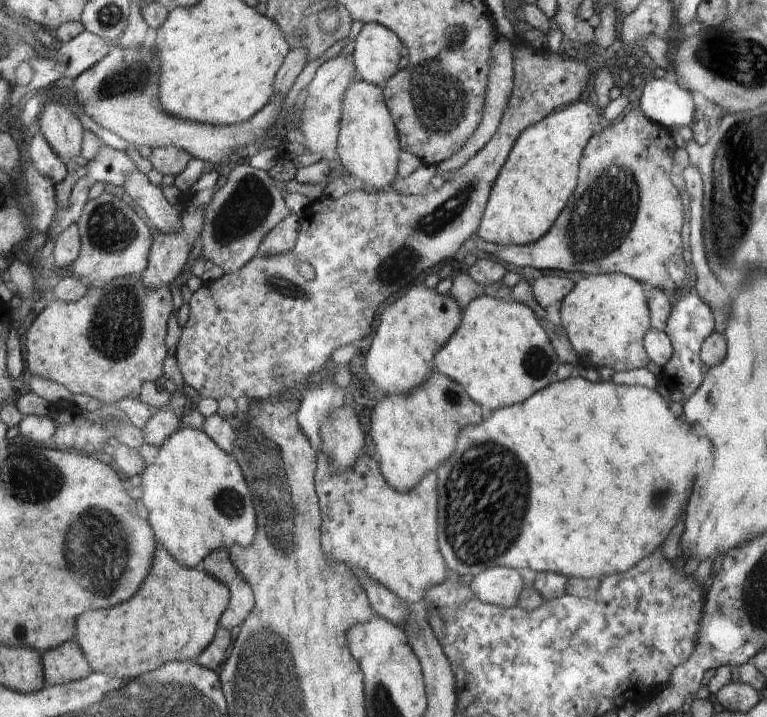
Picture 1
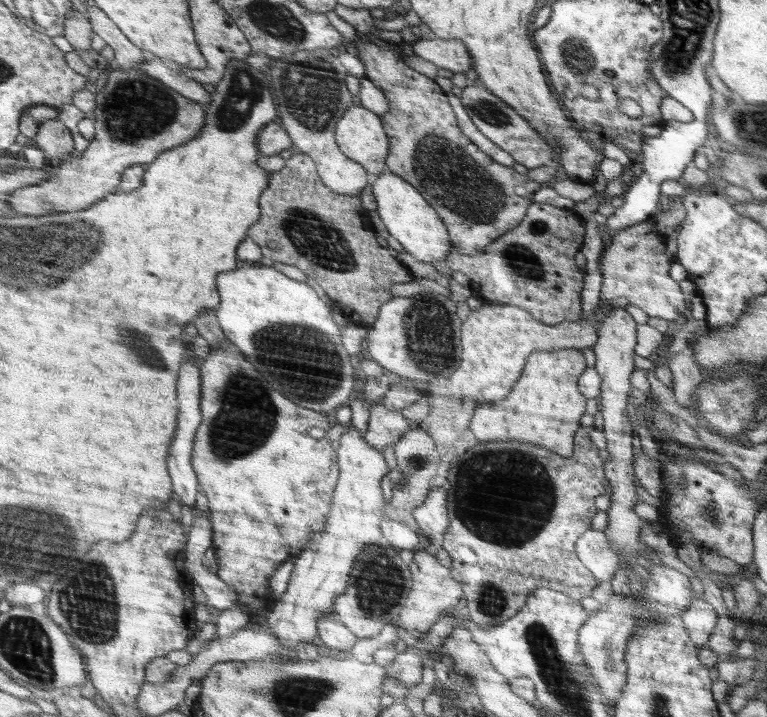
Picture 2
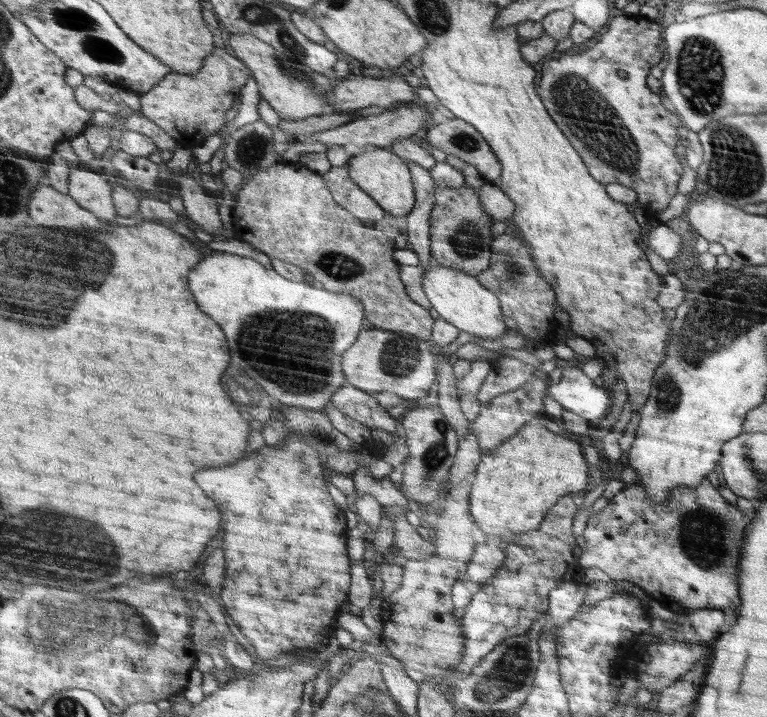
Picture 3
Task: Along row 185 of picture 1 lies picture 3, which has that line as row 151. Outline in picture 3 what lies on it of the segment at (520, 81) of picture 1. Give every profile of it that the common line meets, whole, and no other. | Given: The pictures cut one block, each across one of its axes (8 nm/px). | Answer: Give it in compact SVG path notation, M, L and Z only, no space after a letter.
M455 117L433 125L426 141L446 155L456 156L475 166L486 182L495 183L501 176L502 164L498 156L481 132L466 120Z

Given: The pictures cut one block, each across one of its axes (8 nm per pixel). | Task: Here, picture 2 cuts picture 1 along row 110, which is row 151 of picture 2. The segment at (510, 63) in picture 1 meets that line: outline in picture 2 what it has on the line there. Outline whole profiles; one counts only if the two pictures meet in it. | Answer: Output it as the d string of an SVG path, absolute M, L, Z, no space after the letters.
M454 93L449 94L449 103L453 107L453 111L458 117L458 124L461 127L461 132L466 137L470 138L478 148L482 149L482 152L488 153L493 157L494 161L498 161L500 164L504 164L507 167L512 167L515 164L515 160L510 156L509 152L502 150L497 144L490 141L484 134L480 133L476 128L476 125L470 120L468 114L466 114L465 108L461 103L461 98L456 97Z

